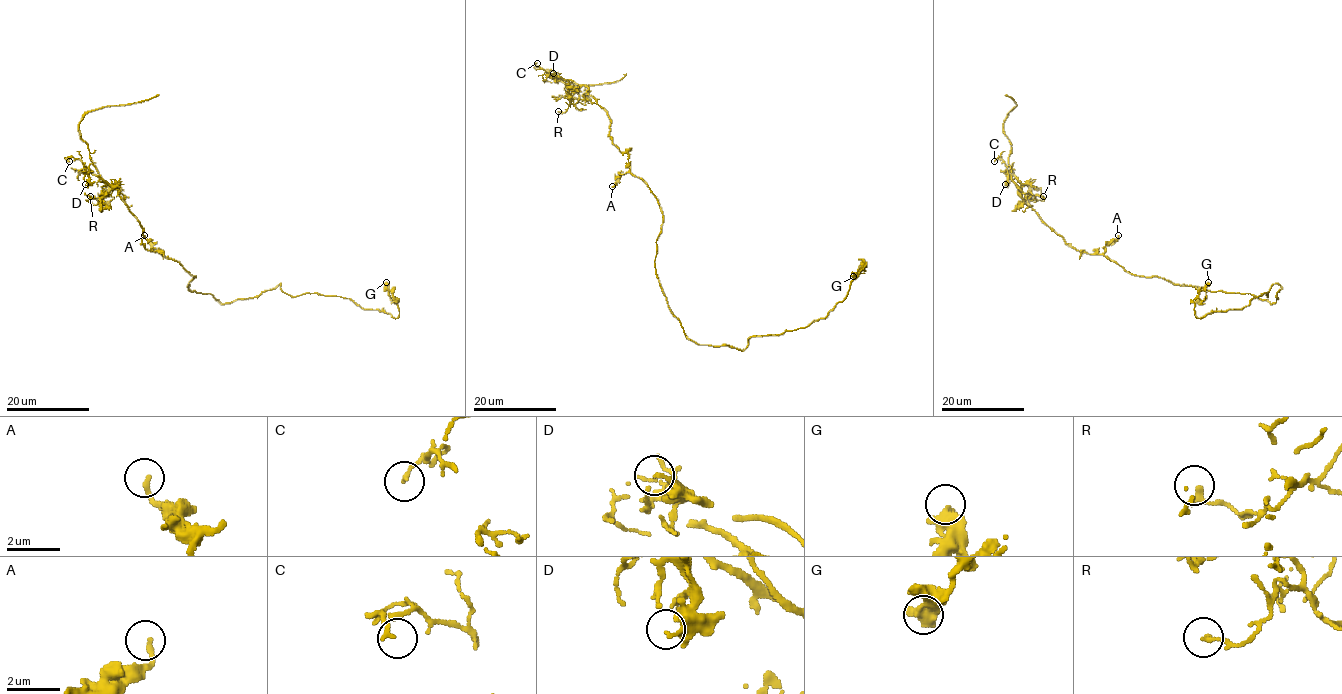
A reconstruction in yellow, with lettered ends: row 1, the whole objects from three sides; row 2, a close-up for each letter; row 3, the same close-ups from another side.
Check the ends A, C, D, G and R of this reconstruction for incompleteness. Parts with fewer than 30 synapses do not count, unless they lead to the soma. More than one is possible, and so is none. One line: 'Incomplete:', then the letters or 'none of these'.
Incomplete: none of these

